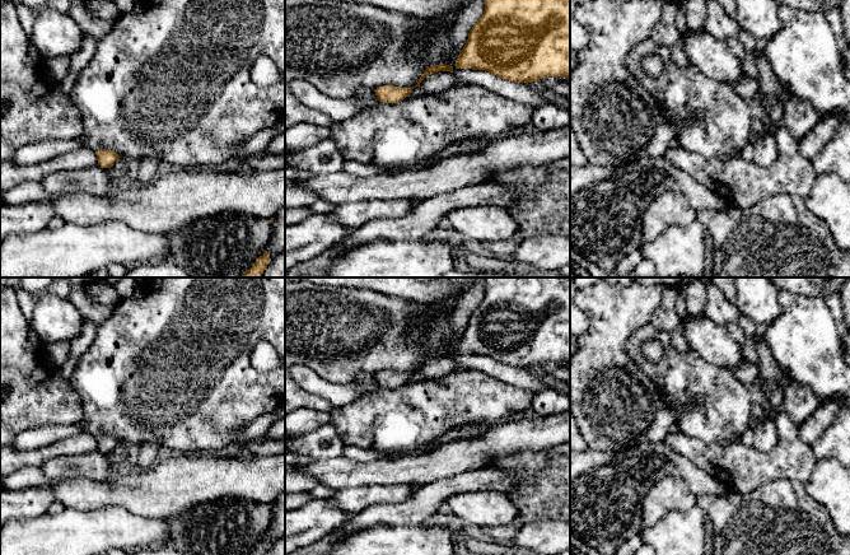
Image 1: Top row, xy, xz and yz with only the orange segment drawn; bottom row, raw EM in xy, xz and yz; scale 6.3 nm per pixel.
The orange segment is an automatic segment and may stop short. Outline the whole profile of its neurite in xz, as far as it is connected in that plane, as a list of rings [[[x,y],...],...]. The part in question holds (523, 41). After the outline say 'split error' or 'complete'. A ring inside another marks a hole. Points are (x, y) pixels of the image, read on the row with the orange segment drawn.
[[[485,0],[484,14],[470,31],[468,39],[459,52],[454,66],[461,69],[485,70],[505,80],[527,84],[547,76],[570,79],[570,0]]]; complete

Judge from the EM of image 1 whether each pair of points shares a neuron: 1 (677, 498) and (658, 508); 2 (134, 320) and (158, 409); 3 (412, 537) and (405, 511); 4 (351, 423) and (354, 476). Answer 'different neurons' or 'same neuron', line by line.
1: same neuron
2: same neuron
3: different neurons
4: different neurons

